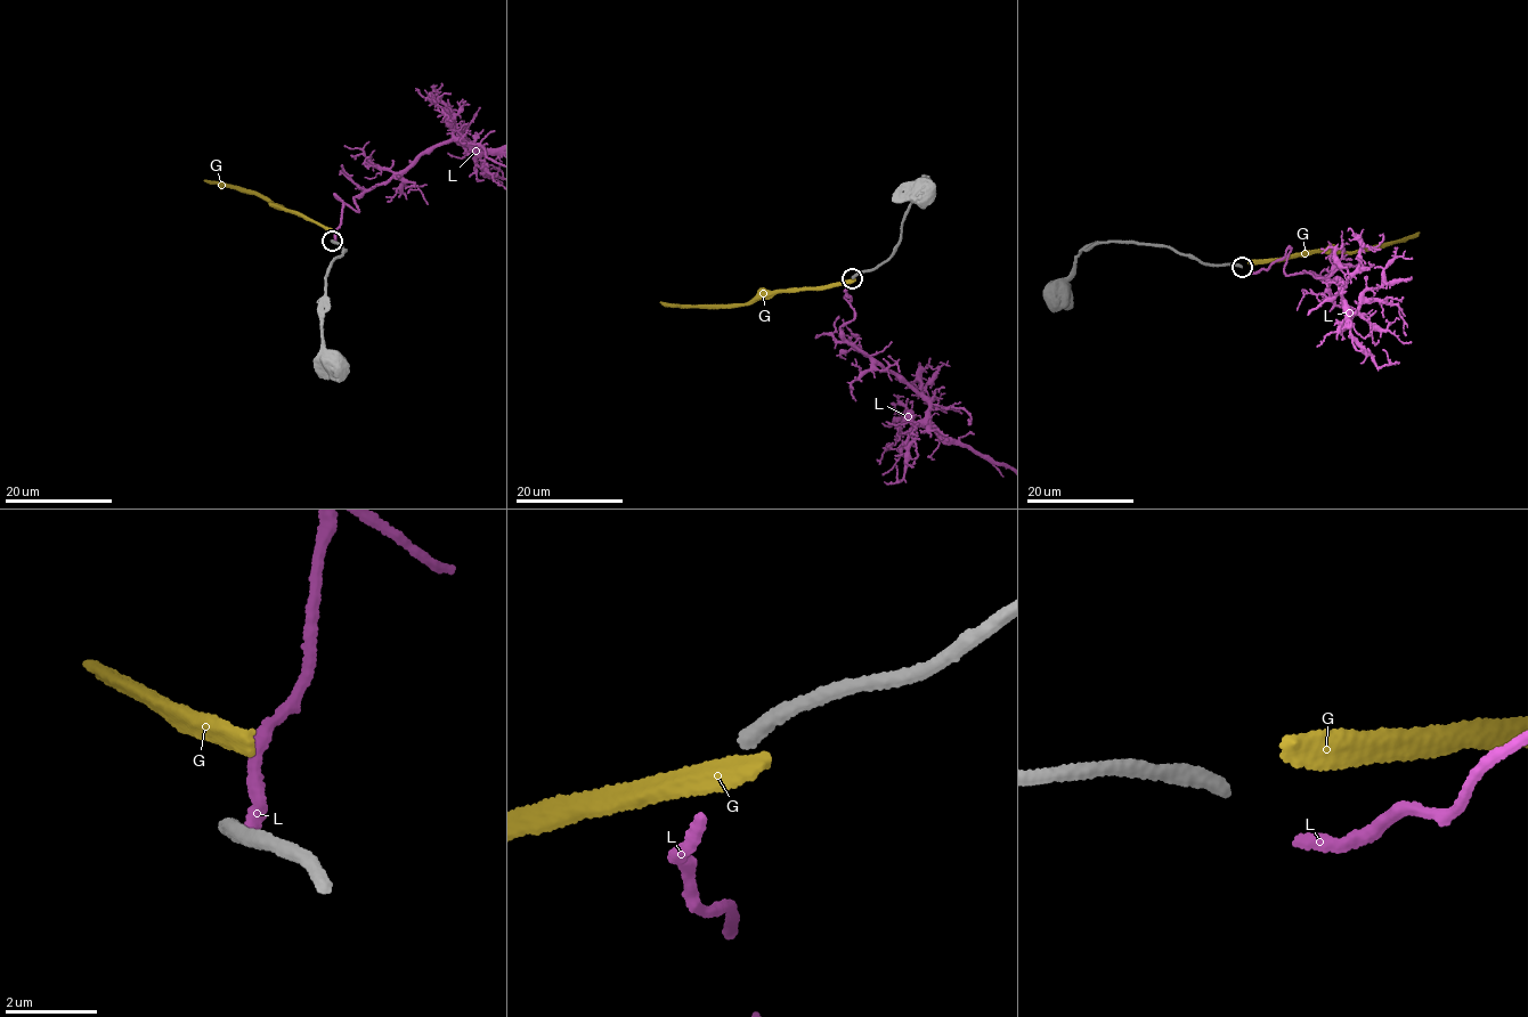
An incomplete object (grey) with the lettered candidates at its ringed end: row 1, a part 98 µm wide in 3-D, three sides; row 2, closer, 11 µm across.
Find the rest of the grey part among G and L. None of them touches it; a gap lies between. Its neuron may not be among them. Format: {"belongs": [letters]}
{"belongs": []}

